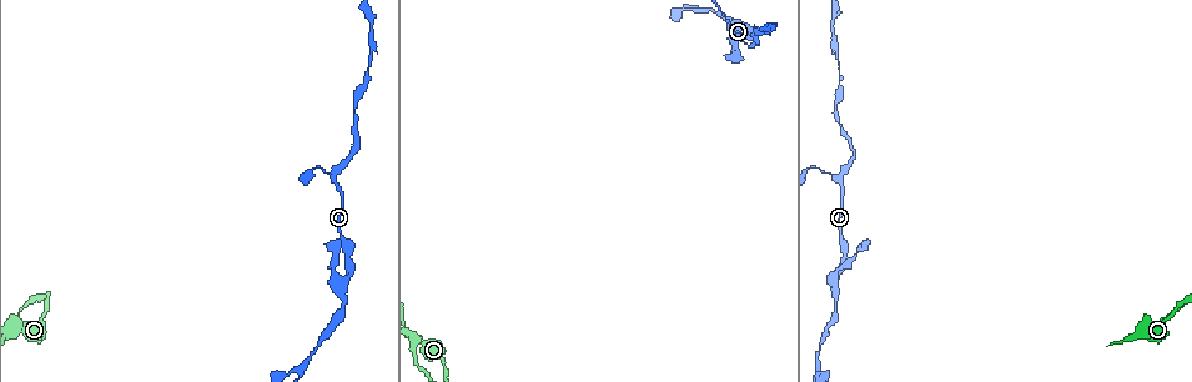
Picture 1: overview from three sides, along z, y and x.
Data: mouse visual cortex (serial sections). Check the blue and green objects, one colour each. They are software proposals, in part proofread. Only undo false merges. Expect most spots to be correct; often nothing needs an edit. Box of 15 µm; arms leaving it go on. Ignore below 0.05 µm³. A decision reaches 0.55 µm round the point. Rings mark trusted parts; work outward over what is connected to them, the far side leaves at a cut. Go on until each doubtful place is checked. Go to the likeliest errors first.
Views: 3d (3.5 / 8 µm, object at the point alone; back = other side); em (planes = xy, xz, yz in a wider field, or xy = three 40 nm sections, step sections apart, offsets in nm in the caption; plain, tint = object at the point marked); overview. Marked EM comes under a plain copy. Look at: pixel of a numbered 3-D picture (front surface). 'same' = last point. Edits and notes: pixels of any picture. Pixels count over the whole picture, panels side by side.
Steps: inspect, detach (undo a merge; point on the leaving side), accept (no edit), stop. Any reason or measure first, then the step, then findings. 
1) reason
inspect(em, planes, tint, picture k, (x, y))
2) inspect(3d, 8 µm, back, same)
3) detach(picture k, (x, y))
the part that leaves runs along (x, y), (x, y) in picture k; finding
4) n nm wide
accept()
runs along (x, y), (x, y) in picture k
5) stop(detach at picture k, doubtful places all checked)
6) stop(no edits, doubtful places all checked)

a fork
inspect(3d, 3.5 µm, picture 1, (839, 183))

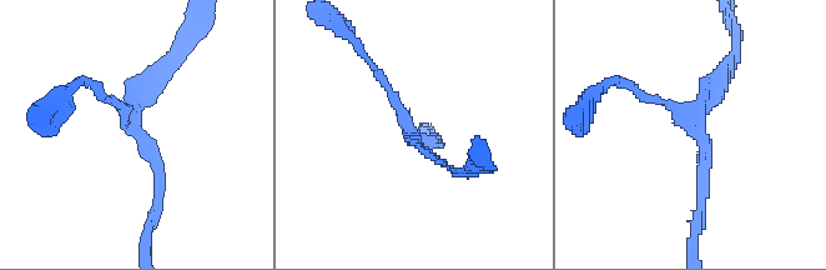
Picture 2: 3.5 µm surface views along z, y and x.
3 arms; arms of 100, 100, 100 nm; need the tissue
inspect(em, planes, tint, picture 2, (417, 138))

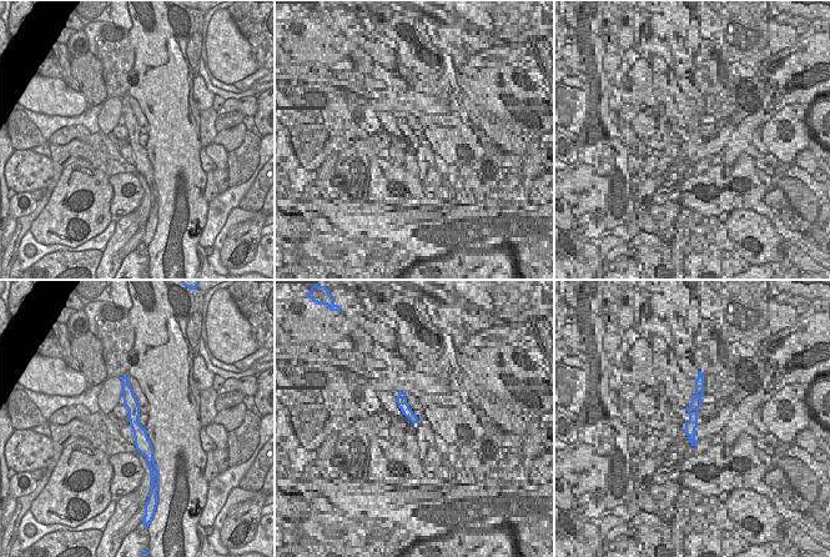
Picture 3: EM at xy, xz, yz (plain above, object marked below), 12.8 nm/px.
190 nm wide
accept()
runs along (125, 382), (134, 423), (150, 456) in picture 3; one cell here

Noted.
sharp bend
inspect(3d, 3.5 µm, back, picture 1, (746, 28))

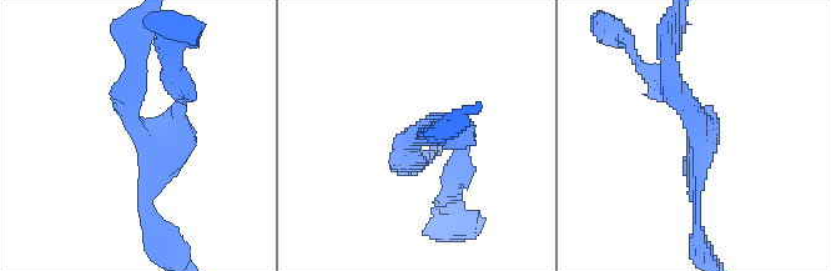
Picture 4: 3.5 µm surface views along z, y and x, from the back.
3 arms; arms of 150, 150, 250 nm
inspect(em, xy, step 1, tint, picture 4, (697, 137))

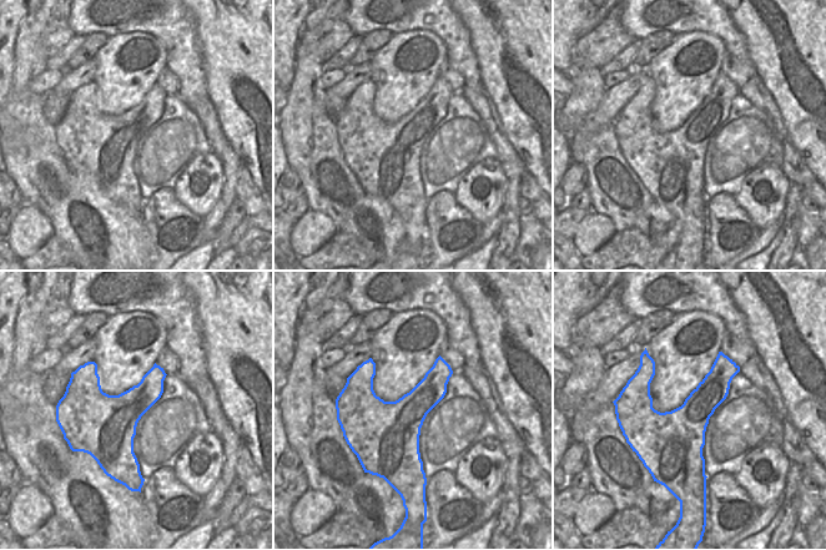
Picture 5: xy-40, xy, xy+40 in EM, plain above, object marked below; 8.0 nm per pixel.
inspect(em, xy, step 3, tint, same)

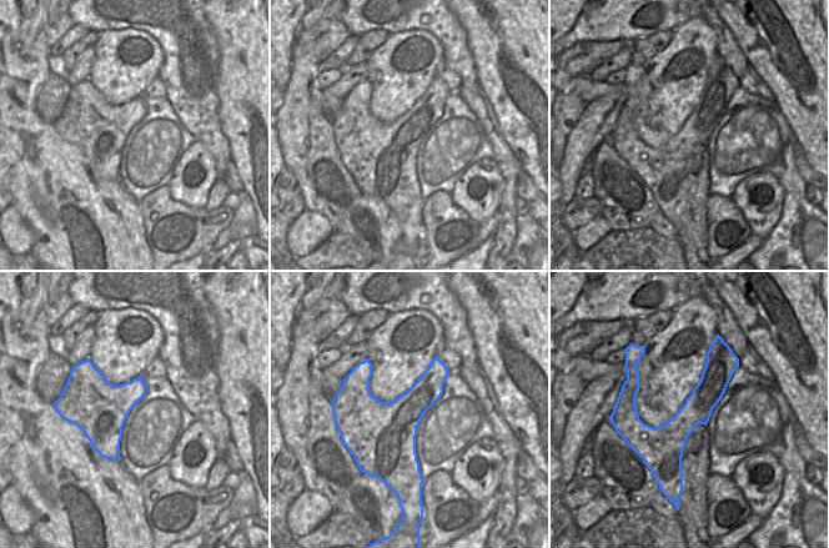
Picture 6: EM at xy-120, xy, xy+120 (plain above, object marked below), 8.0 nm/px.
accept()
runs along (668, 65), (696, 126), (696, 211) in picture 4; all the same cell

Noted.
two arms in line, one across
inspect(3d, 8 µm, picture 1, (819, 366))

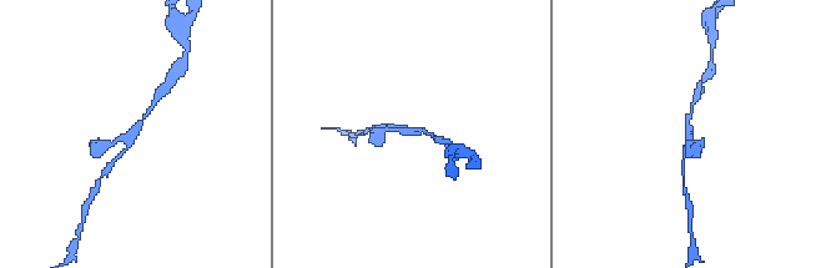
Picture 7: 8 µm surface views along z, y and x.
3 arms; arms of 100, 150, 150 nm; need the tissue
inspect(em, xy, step 3, tint, picture 7, (688, 136))

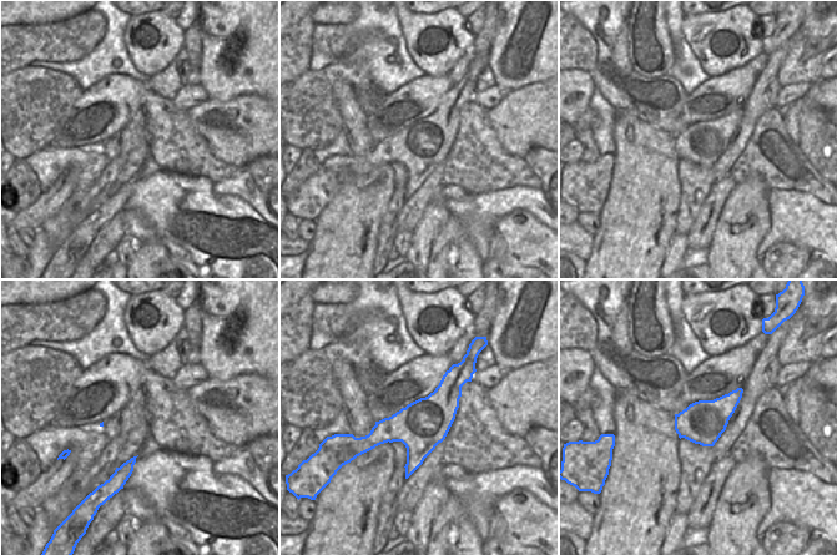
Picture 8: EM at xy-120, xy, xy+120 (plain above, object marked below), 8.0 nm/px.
accept()
runs along (151, 106), (130, 136), (97, 150) in picture 7; continuous, no second cell

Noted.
stop(no edits, doubtful places all checked)

